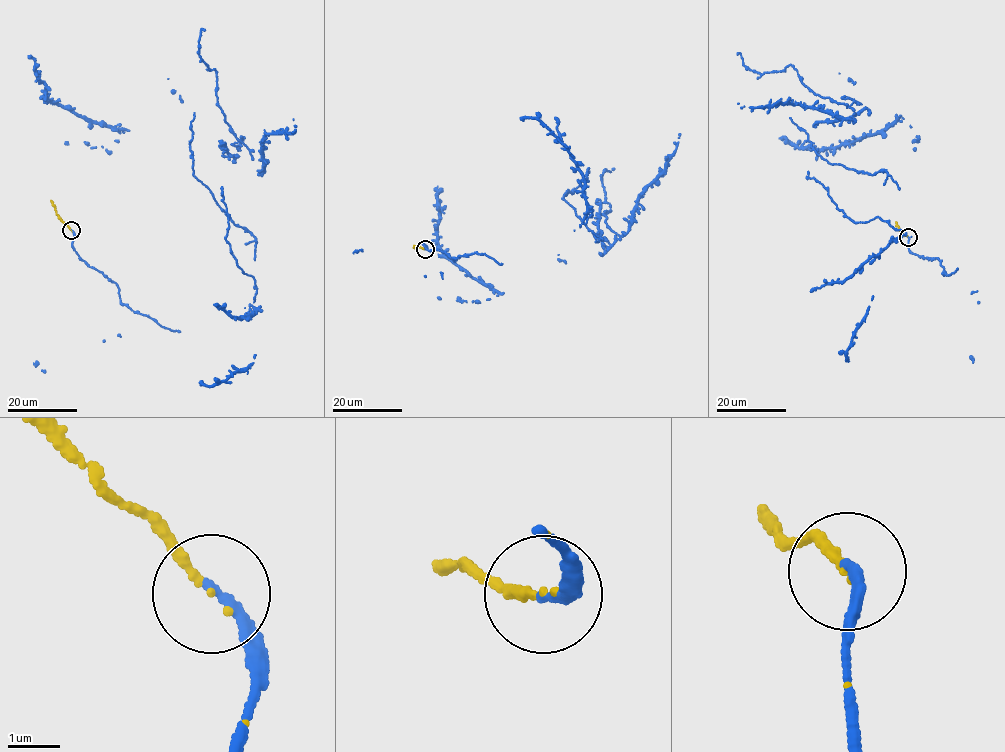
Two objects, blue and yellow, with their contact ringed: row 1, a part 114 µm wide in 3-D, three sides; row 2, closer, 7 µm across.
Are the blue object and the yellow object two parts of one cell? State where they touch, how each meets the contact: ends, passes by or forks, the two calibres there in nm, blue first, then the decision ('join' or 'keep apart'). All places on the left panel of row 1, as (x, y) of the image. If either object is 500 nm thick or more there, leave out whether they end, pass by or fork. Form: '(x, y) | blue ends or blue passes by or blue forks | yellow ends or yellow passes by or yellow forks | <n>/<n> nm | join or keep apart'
(71, 230) | blue ends | yellow ends | 190/110 nm | join

